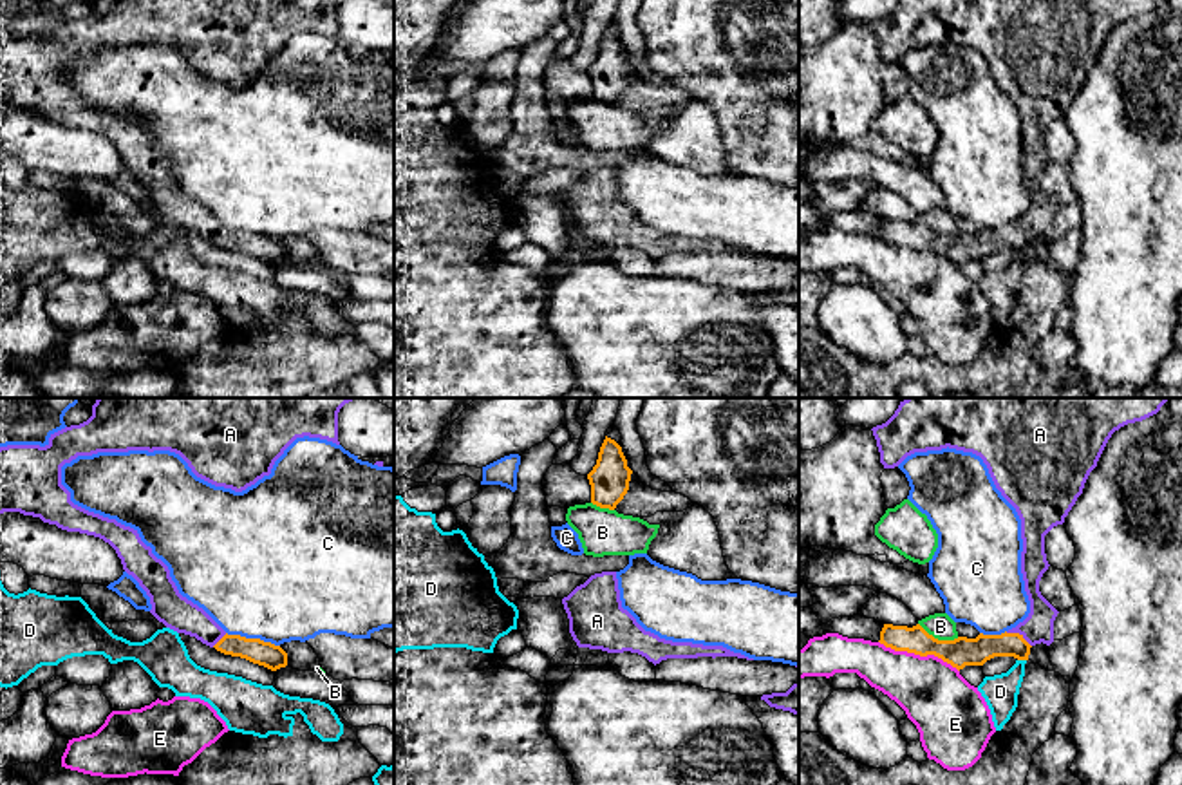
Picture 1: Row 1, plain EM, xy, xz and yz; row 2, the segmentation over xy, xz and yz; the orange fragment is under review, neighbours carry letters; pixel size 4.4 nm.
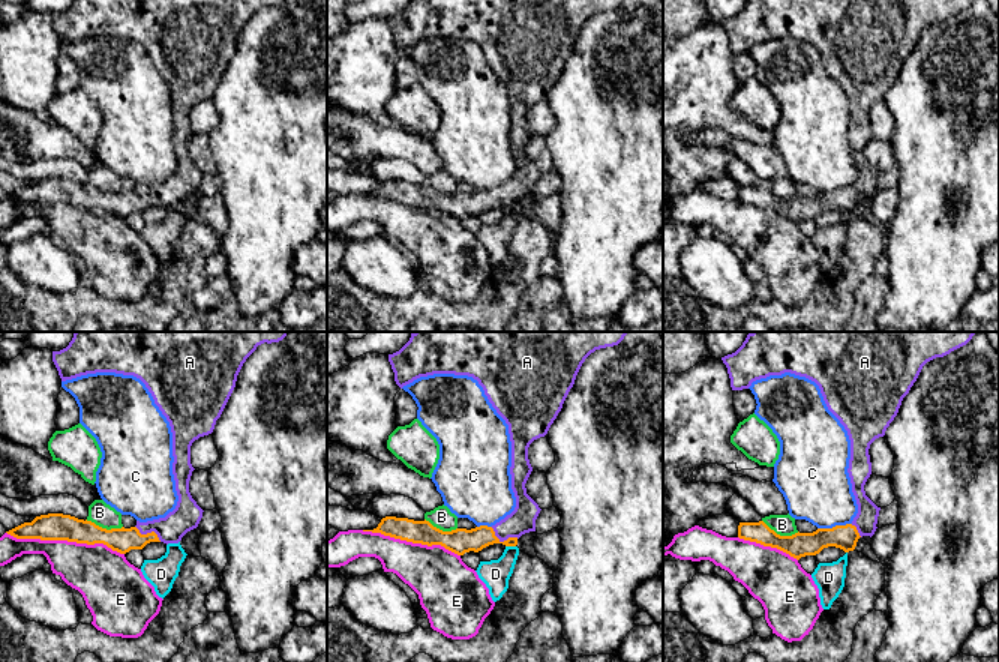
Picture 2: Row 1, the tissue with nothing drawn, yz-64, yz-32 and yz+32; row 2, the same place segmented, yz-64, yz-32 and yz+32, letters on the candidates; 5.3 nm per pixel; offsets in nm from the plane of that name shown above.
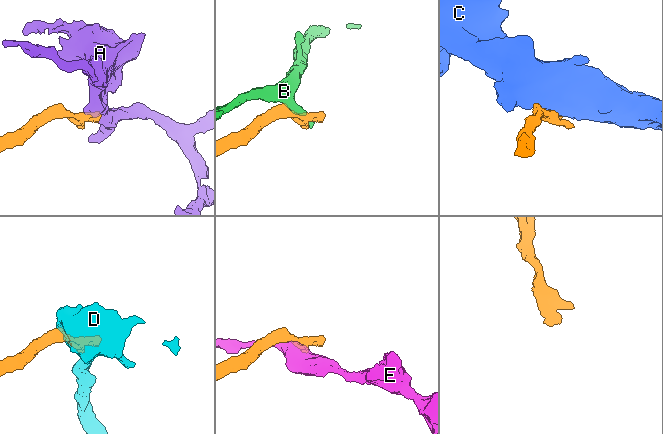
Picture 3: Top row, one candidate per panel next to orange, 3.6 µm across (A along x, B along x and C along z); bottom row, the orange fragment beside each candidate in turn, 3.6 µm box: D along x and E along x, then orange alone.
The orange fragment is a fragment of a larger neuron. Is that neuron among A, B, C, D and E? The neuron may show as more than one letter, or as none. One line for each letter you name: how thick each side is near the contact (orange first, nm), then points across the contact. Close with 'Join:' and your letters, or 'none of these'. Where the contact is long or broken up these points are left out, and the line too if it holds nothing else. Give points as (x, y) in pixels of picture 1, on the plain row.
A: 130/140 nm | across yz (966, 246), (1007, 239), (1018, 228), (1029, 228), (1038, 221)
Join: A

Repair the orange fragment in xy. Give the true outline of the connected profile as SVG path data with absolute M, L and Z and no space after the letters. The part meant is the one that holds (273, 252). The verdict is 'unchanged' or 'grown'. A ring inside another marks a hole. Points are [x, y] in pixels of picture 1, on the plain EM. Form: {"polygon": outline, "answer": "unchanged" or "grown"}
{"polygon": "M92 0L92 11L51 29L45 42L0 42L0 109L20 107L40 112L67 127L94 130L108 137L150 192L150 208L166 222L195 232L202 239L231 251L246 253L271 266L287 260L287 248L271 237L228 230L202 203L183 192L168 161L152 148L137 125L89 107L70 96L61 80L61 61L78 51L128 45L170 45L179 49L192 67L215 80L242 87L271 69L275 56L296 33L320 33L340 40L338 7L343 0Z", "answer": "grown"}

